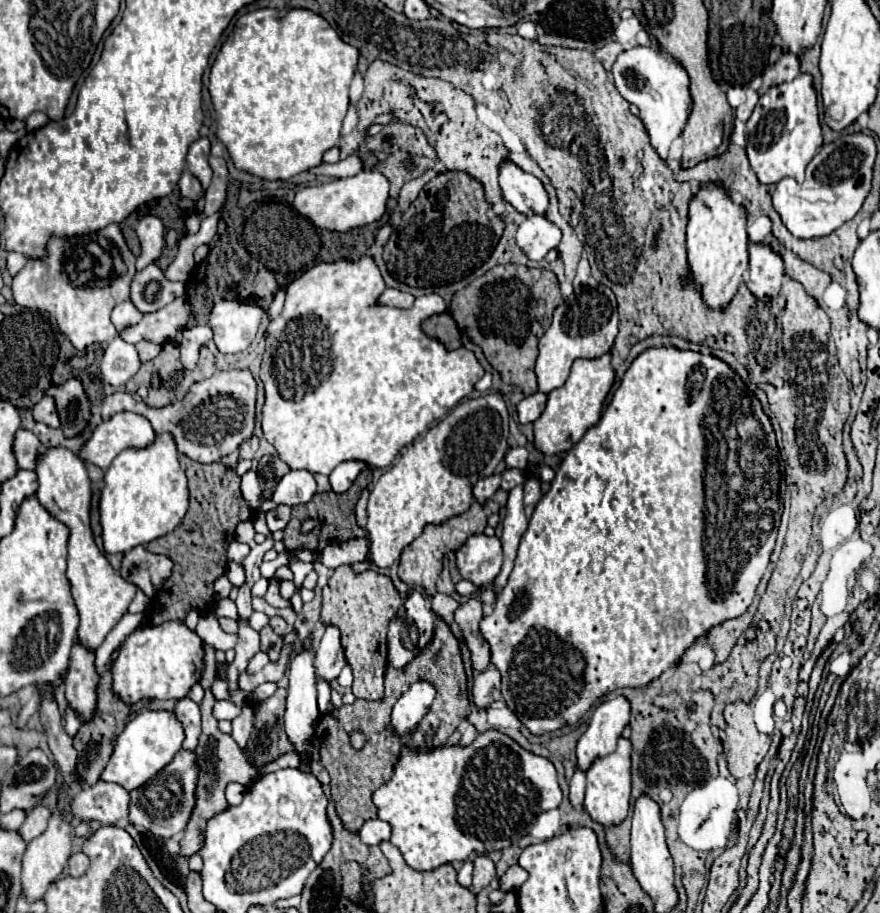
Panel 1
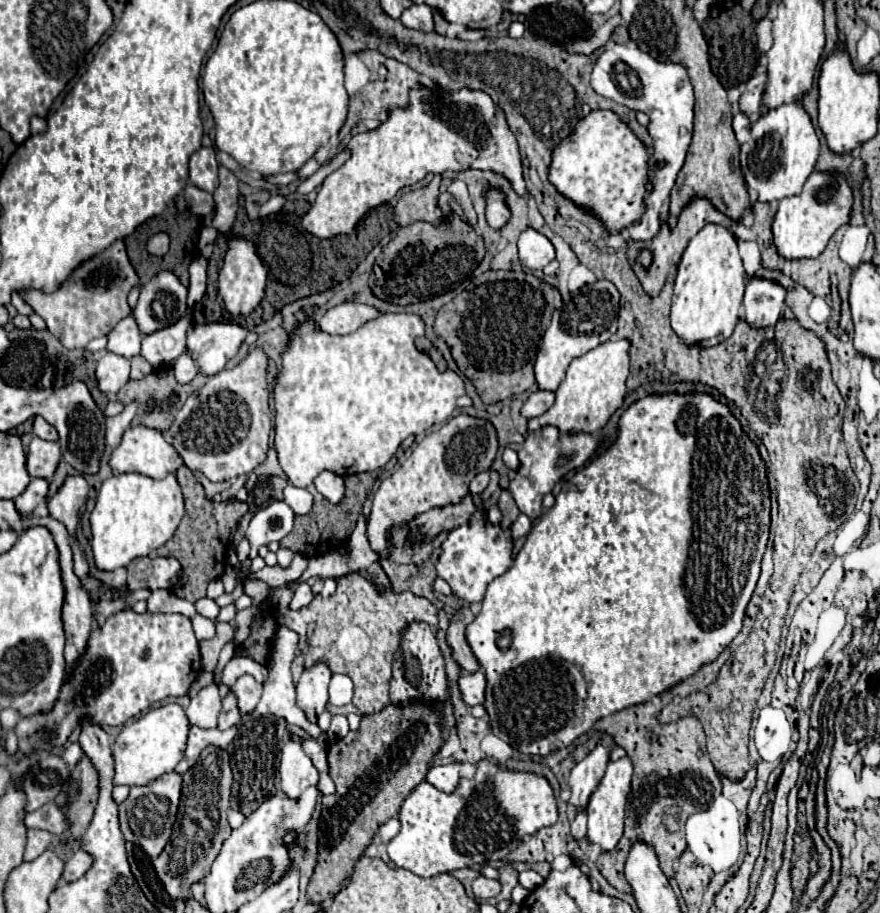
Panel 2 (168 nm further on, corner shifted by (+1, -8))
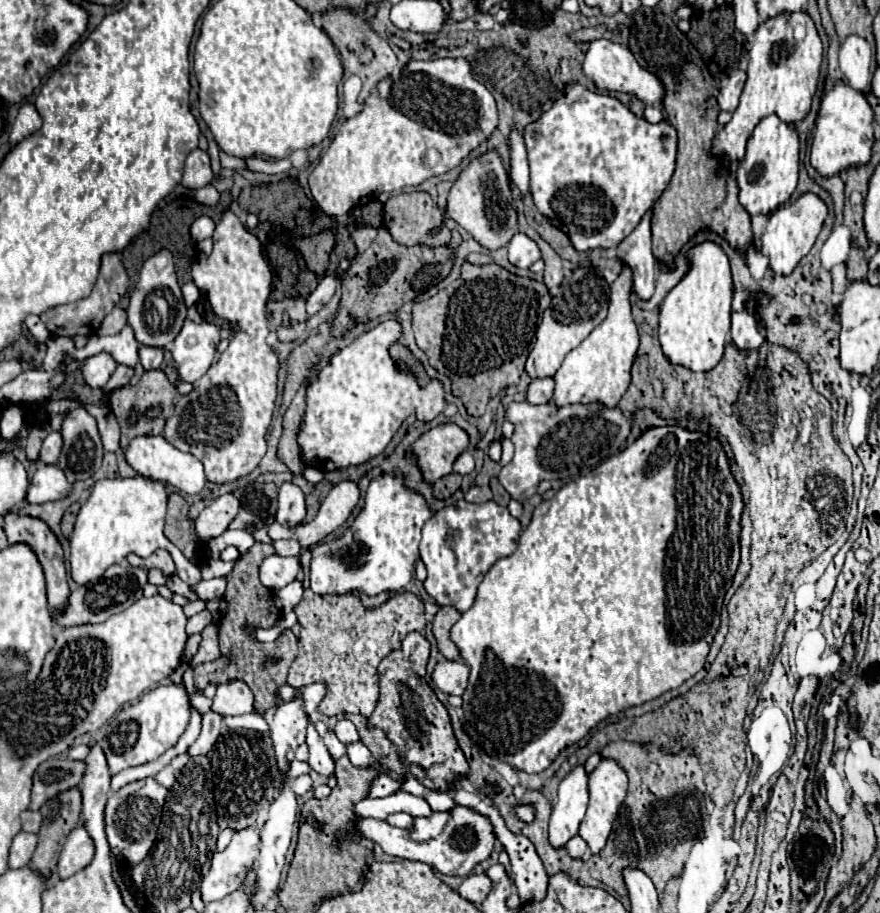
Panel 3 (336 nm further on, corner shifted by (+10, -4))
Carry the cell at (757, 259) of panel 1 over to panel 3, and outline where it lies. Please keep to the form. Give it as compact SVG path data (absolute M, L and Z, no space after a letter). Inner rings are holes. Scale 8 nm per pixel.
M747 309L733 313L731 341L739 351L757 351L765 341L763 331L757 325L757 319Z

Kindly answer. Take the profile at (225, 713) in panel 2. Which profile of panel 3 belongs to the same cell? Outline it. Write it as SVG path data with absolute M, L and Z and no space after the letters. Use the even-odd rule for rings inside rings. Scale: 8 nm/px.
M207 711L203 715L203 727L201 727L201 735L197 737L197 741L191 745L189 749L189 755L191 757L197 757L197 755L207 755L211 751L211 747L215 745L217 737L221 735L221 721L223 717L213 713L213 711Z

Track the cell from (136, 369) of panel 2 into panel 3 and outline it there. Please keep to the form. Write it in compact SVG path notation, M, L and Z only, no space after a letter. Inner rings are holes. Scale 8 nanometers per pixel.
M117 365L115 373L111 375L111 379L109 379L109 381L107 381L107 385L103 387L103 391L113 391L113 389L119 389L119 387L127 385L131 377L133 377L133 369L131 369L131 367Z

